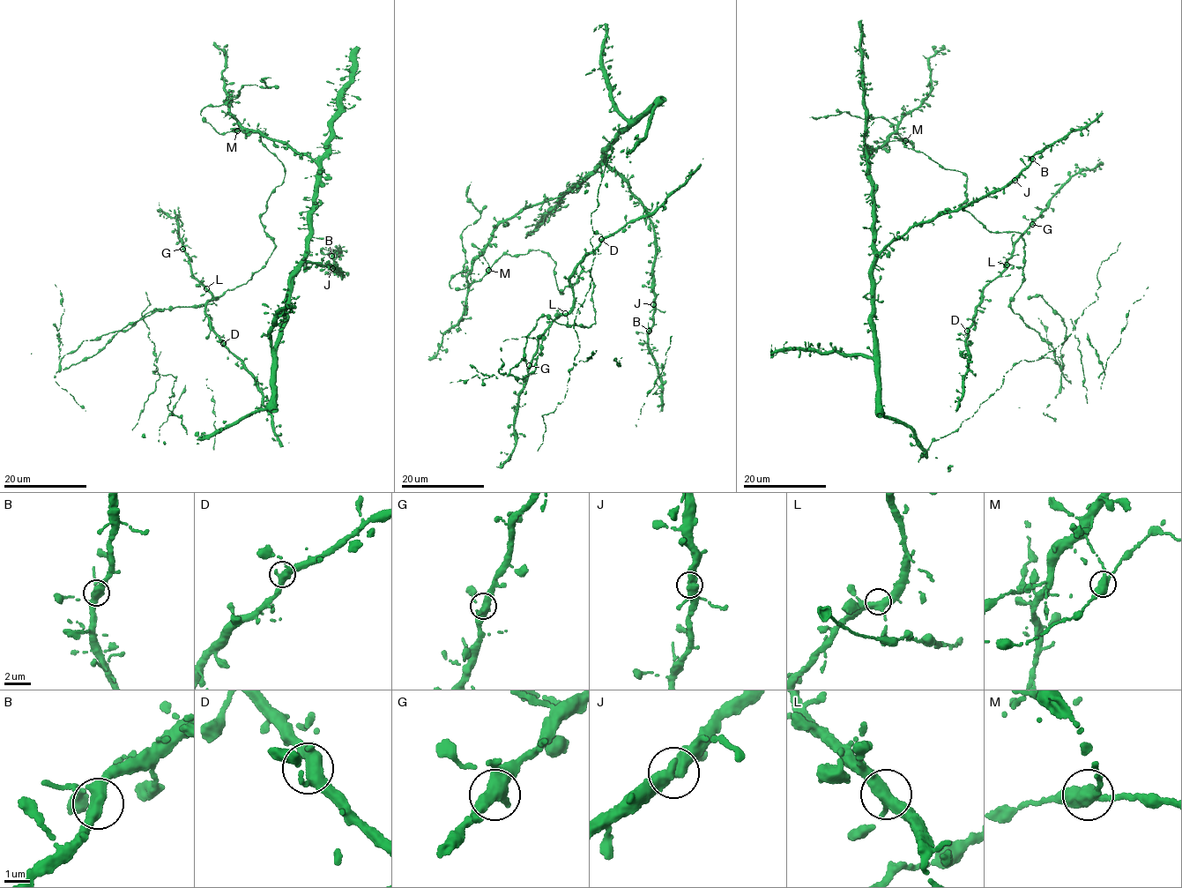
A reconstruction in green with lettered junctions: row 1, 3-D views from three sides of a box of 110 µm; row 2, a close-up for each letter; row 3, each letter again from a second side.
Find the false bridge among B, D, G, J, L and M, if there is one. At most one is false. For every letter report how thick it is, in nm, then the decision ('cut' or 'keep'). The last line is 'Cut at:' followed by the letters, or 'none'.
B: 380 nm thick; keep
D: 380 nm thick; keep
G: 380 nm thick; keep
J: 420 nm thick; keep
L: 360 nm thick; keep
M: 420 nm thick; cut
Cut at: M

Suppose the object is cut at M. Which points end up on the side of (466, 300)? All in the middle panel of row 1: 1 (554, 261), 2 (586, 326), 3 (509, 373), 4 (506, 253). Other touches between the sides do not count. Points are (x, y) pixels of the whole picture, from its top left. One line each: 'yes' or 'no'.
1: no
2: no
3: no
4: no

